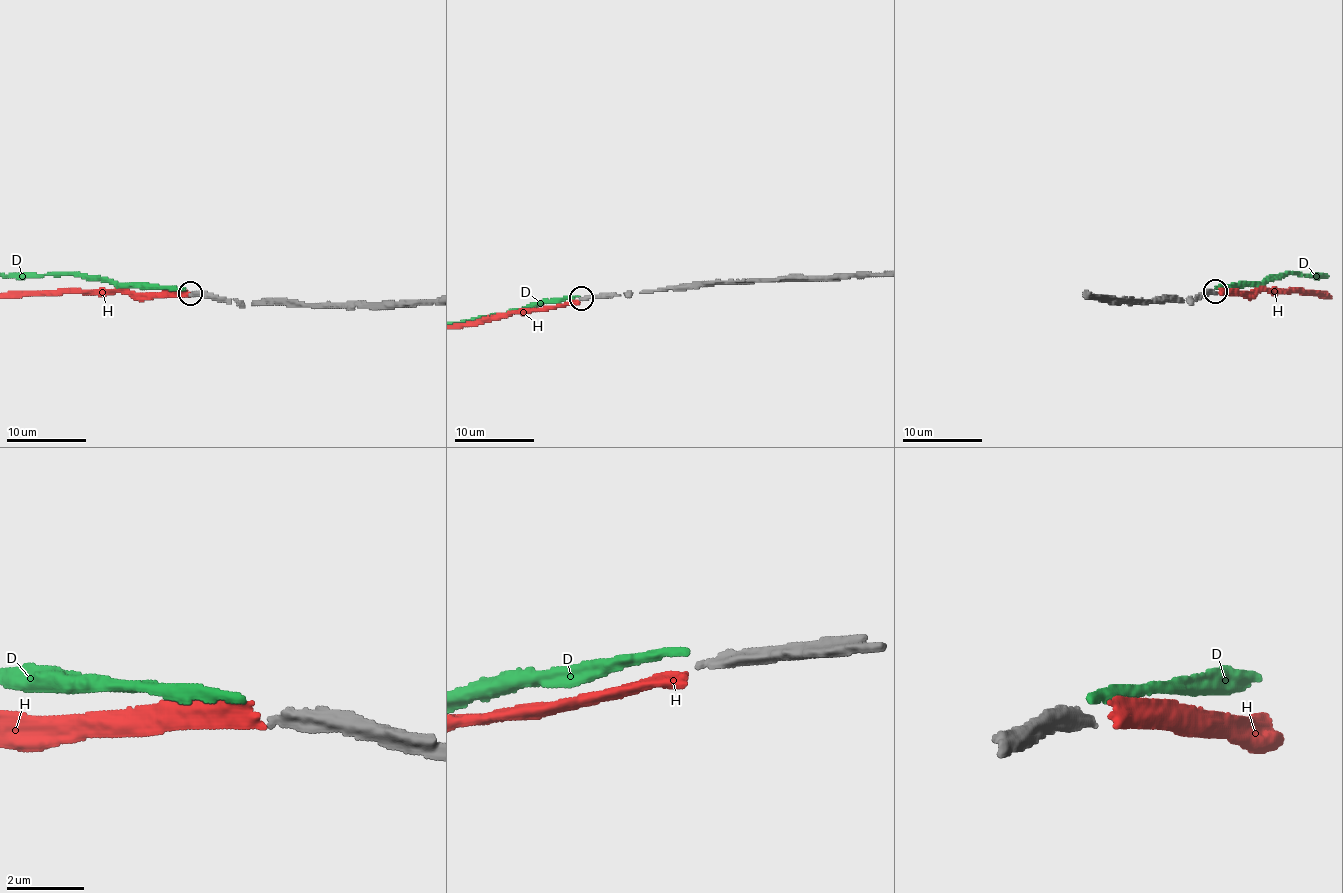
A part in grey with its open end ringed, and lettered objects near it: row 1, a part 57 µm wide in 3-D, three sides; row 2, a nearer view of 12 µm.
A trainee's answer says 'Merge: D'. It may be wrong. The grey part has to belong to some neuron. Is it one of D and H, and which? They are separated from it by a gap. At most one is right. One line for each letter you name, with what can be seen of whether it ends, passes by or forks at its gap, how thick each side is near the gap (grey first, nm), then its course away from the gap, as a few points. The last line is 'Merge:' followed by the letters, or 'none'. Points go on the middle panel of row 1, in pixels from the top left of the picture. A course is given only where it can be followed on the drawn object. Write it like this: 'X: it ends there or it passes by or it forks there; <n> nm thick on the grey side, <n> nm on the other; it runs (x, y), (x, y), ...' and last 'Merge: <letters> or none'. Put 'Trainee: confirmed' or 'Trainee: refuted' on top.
Trainee: refuted
Merge: none

